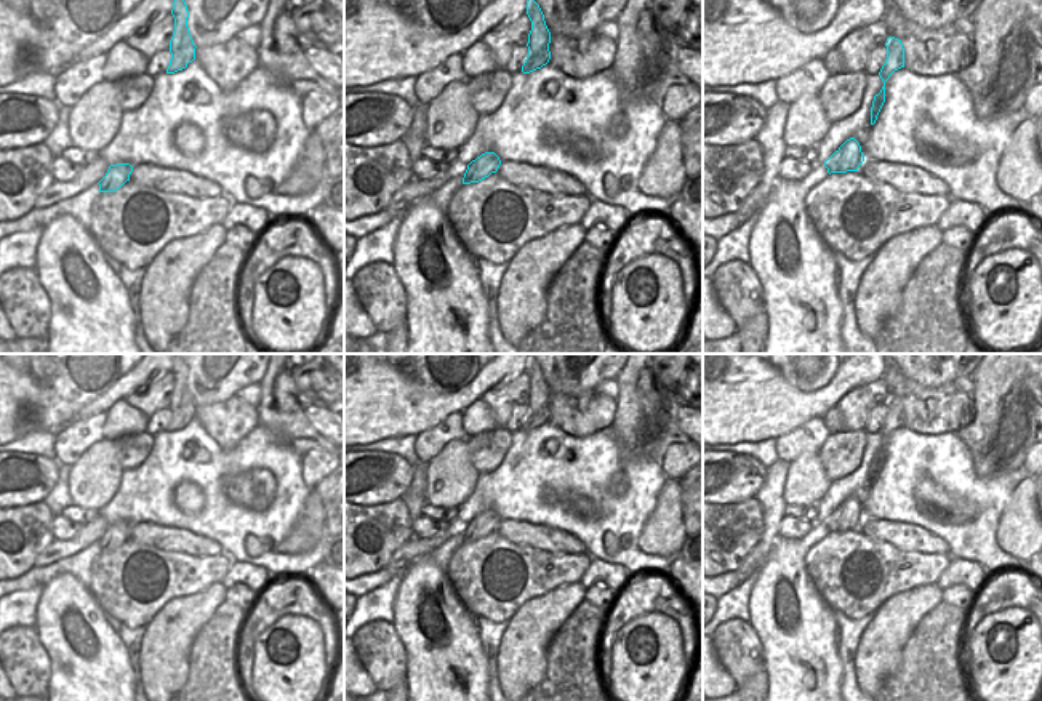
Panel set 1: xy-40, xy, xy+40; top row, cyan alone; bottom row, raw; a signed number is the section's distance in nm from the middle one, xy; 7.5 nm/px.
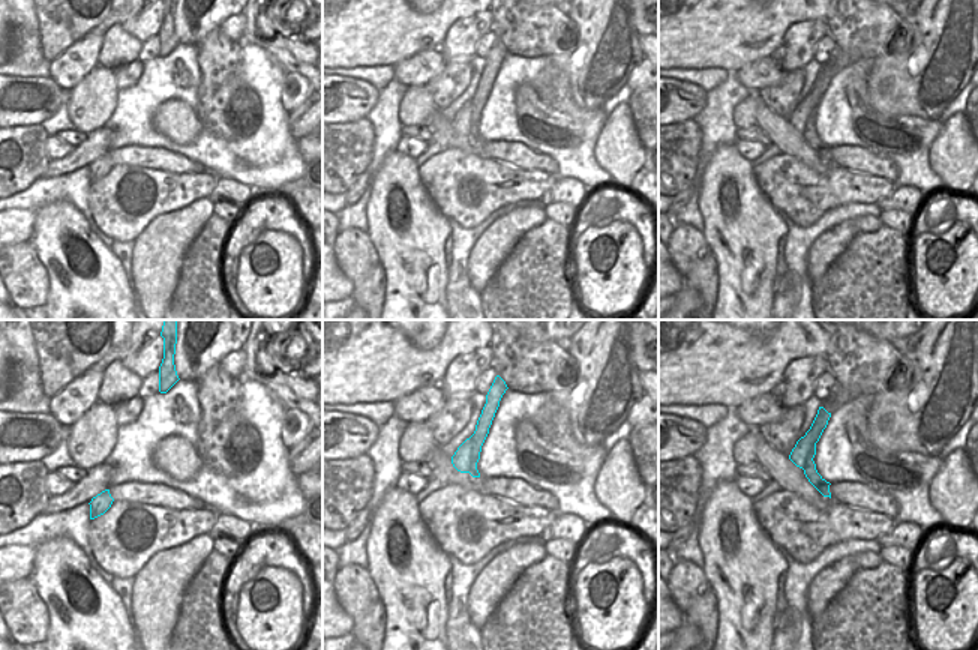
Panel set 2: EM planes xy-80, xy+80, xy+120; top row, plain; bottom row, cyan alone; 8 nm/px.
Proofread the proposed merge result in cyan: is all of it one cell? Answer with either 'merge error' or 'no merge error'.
merge error

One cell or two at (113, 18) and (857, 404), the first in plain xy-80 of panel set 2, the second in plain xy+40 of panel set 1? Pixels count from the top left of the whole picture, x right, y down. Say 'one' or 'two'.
two

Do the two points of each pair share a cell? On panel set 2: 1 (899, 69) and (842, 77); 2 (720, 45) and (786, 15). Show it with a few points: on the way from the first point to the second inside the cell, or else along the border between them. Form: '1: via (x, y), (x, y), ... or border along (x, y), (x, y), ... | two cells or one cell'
1: border along (875, 59), (867, 74) | two cells
2: via (737, 29), (755, 29), (770, 18) | one cell

